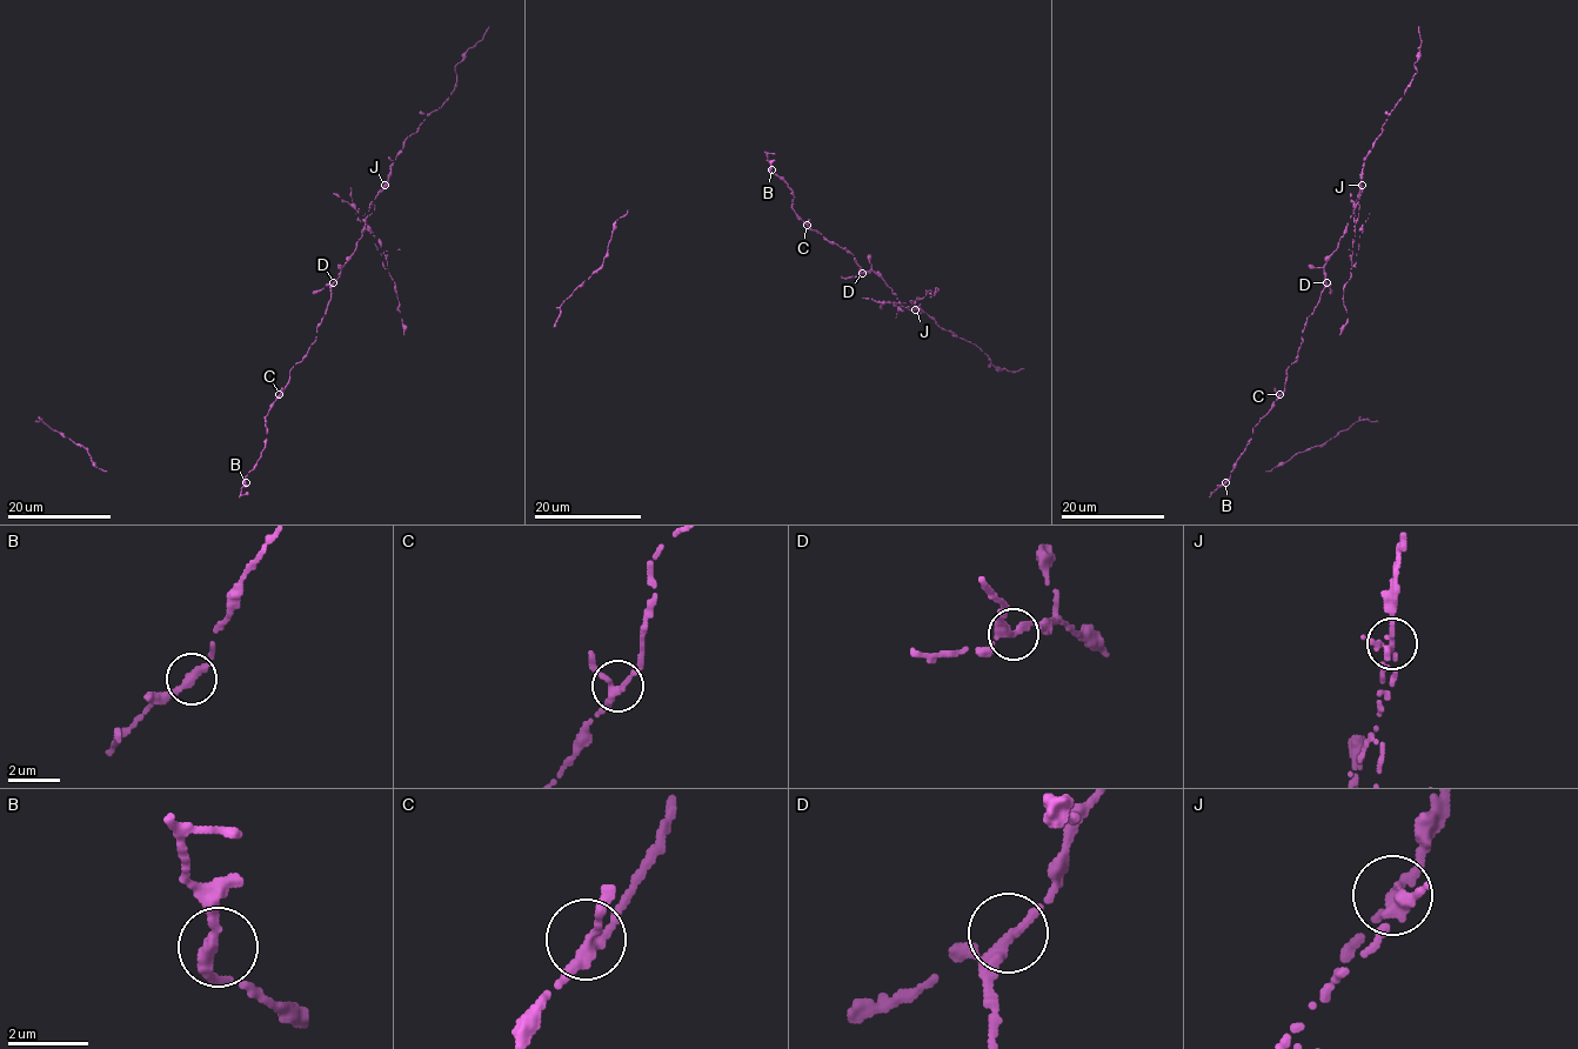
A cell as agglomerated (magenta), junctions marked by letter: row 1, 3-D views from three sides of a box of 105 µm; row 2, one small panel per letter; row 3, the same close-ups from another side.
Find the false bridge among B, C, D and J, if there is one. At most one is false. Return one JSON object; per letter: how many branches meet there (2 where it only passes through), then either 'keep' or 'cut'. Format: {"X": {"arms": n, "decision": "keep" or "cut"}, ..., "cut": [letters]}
{"B": {"arms": 2, "decision": "keep"}, "C": {"arms": 3, "decision": "keep"}, "D": {"arms": 3, "decision": "keep"}, "J": {"arms": 3, "decision": "cut"}, "cut": ["J"]}

